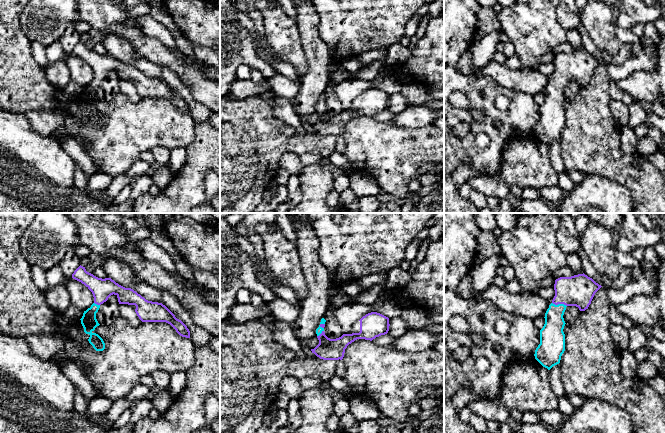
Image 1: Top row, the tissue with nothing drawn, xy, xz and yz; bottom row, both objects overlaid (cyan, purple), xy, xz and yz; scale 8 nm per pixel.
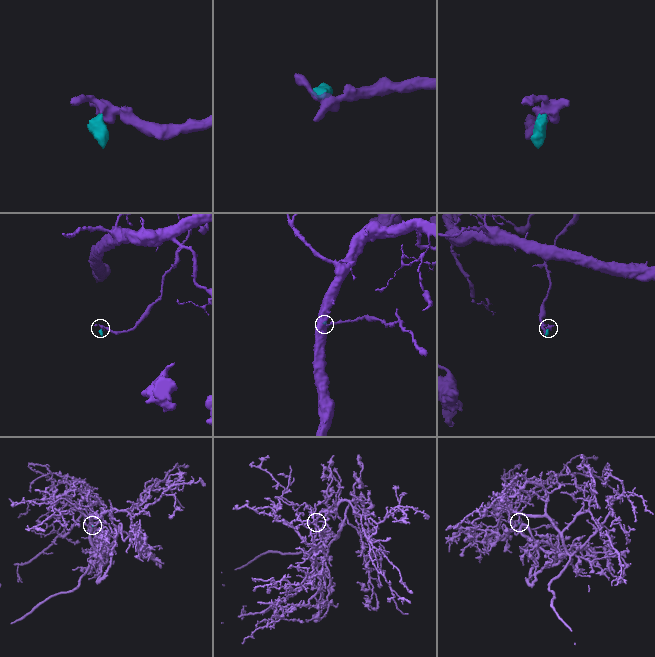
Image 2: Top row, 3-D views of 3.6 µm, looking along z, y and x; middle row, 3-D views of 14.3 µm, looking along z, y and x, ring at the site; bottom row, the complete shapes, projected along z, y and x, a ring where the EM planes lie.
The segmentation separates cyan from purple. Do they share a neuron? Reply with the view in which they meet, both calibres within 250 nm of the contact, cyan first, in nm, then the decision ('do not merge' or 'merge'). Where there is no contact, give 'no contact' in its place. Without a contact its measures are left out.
yz | 180/260 nm | merge

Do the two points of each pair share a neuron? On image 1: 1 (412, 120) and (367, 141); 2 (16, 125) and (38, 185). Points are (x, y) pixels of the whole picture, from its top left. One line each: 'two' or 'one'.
1: two
2: one

